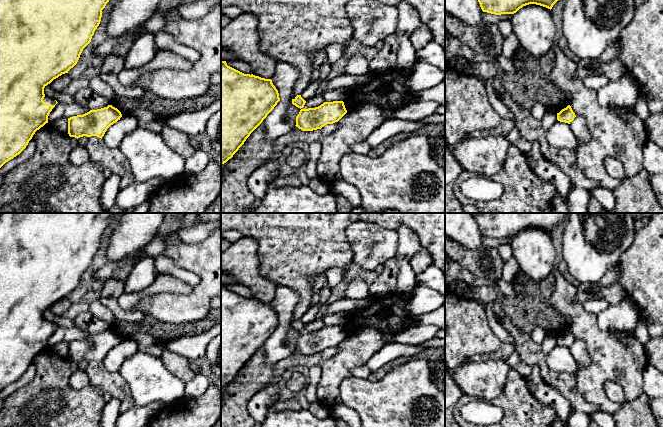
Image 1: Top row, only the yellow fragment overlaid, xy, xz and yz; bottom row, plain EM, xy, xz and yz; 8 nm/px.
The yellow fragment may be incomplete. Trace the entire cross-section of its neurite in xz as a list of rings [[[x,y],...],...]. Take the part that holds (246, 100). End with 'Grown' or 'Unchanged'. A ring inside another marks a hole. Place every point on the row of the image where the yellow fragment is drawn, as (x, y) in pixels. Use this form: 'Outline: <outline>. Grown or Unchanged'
Outline: [[[221,60],[221,164],[233,157],[279,101],[271,79],[244,74]]]. Unchanged

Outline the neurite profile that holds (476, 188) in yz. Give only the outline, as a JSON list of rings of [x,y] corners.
[[[472,175],[461,184],[461,191],[471,201],[487,202],[498,199],[503,187],[492,178]]]

